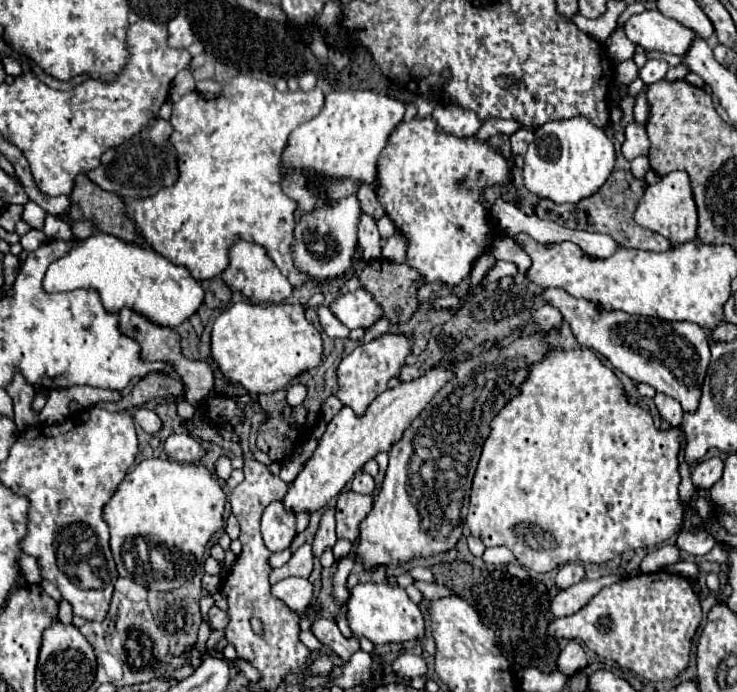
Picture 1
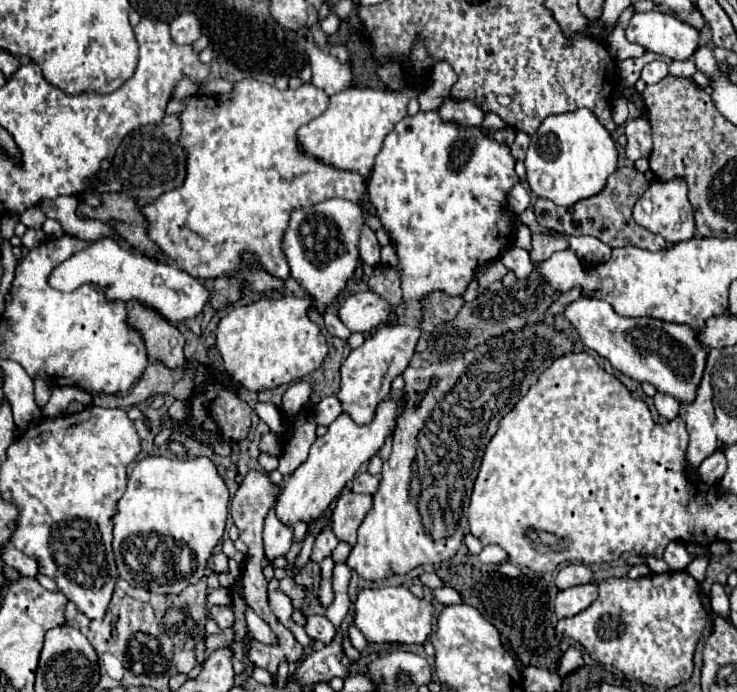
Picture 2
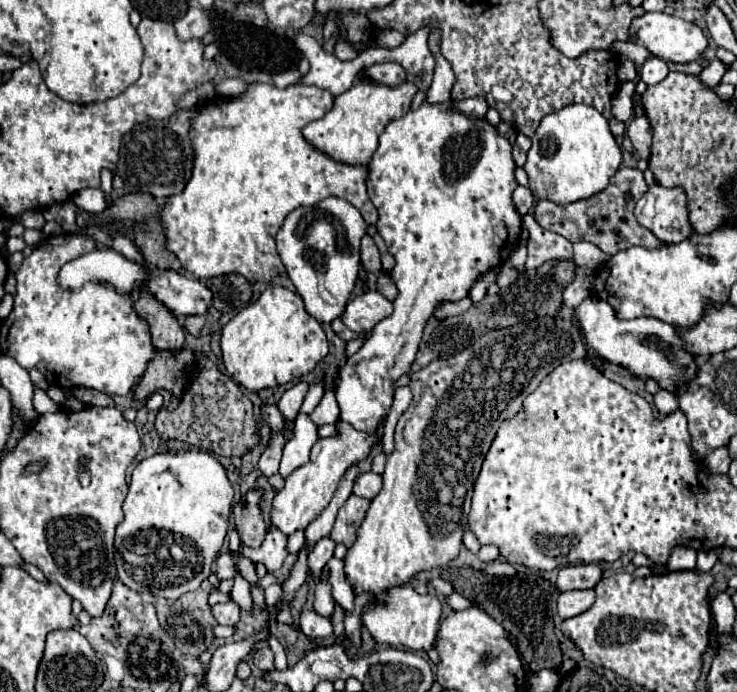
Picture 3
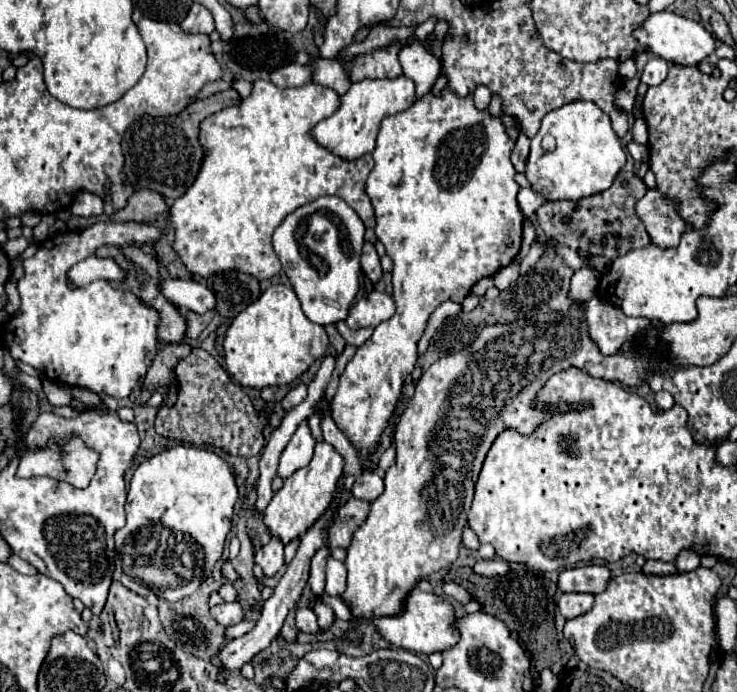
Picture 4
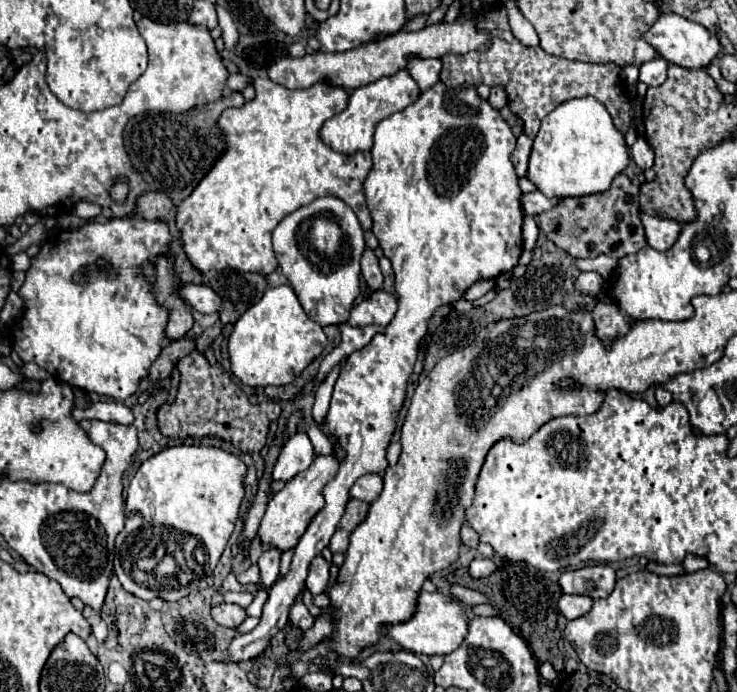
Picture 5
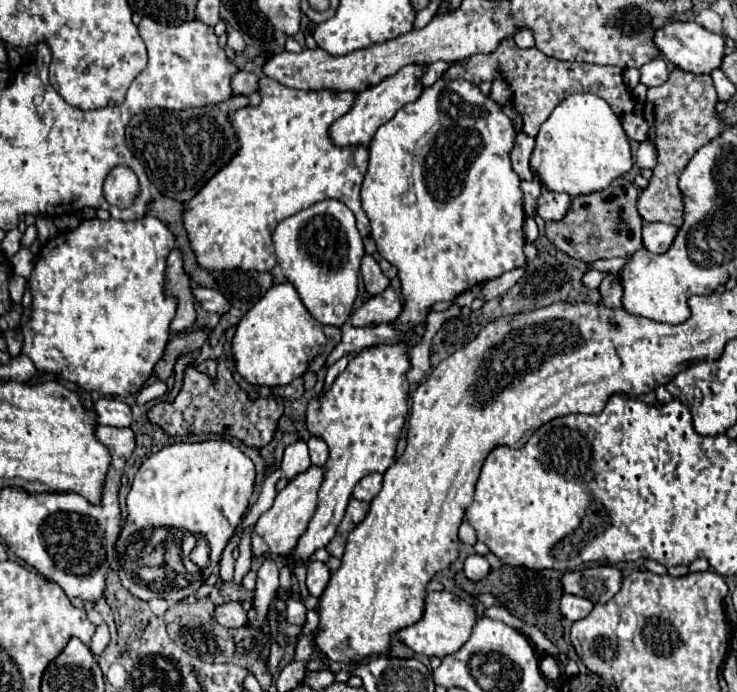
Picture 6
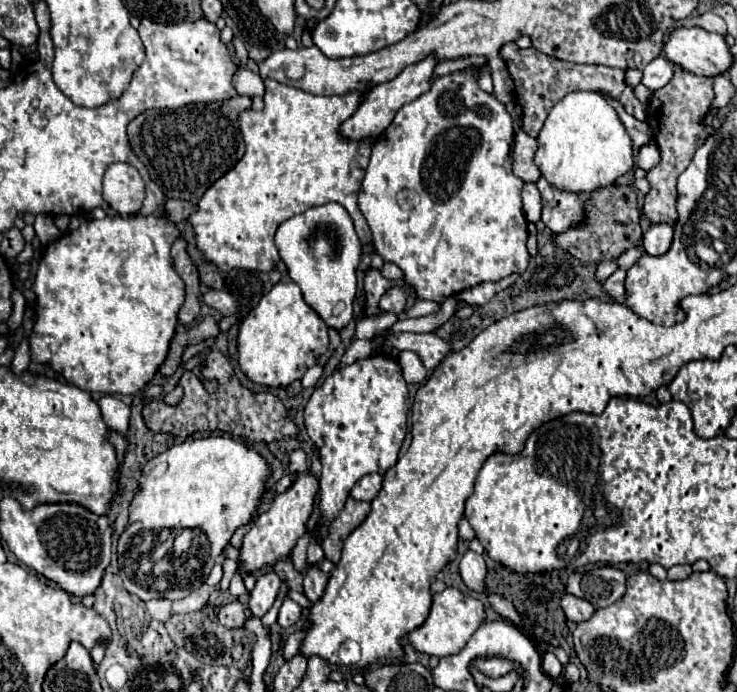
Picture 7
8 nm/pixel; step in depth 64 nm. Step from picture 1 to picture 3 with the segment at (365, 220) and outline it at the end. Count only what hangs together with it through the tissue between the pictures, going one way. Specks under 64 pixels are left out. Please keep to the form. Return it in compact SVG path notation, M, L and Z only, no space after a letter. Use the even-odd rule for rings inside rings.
M368 234L364 236L360 252L362 252L362 266L364 266L366 270L380 272L380 252L378 252L378 248L376 248L372 236L368 236Z

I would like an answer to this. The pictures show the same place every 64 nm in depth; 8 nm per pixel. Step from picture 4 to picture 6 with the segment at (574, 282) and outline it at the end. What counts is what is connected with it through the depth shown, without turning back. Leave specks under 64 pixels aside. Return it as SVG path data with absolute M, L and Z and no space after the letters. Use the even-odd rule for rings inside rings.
M590 270L590 272L586 272L584 276L582 276L582 284L586 286L586 288L598 288L600 286L600 282L604 280L604 272L598 272L598 270Z

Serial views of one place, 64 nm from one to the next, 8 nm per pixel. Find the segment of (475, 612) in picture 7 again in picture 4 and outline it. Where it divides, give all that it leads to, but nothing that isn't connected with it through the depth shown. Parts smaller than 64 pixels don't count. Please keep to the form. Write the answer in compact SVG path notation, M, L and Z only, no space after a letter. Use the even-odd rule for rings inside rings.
M412 588L408 592L408 596L404 598L404 606L402 606L400 614L372 618L372 624L376 626L378 634L384 640L388 640L392 646L398 646L398 648L404 648L404 650L410 650L416 654L420 654L420 652L432 654L432 652L444 652L458 642L458 632L454 628L454 620L456 620L456 616L452 612L452 606L444 598L422 592L418 588Z

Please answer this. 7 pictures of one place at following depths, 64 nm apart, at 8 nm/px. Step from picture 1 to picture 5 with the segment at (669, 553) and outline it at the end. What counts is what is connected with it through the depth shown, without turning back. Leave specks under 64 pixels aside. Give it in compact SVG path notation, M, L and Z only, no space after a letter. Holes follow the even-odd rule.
M684 556L682 560L682 568L684 572L696 572L696 570L702 570L702 568L708 568L708 560L700 558L700 556Z

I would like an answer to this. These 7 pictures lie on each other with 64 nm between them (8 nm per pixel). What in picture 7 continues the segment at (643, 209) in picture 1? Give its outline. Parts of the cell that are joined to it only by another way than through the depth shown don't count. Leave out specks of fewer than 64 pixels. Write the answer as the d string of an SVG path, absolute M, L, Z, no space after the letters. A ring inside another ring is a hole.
M654 224L644 232L642 246L644 246L644 250L648 254L660 256L660 254L668 252L668 248L672 244L672 234L674 234L674 226L670 226L670 224Z

